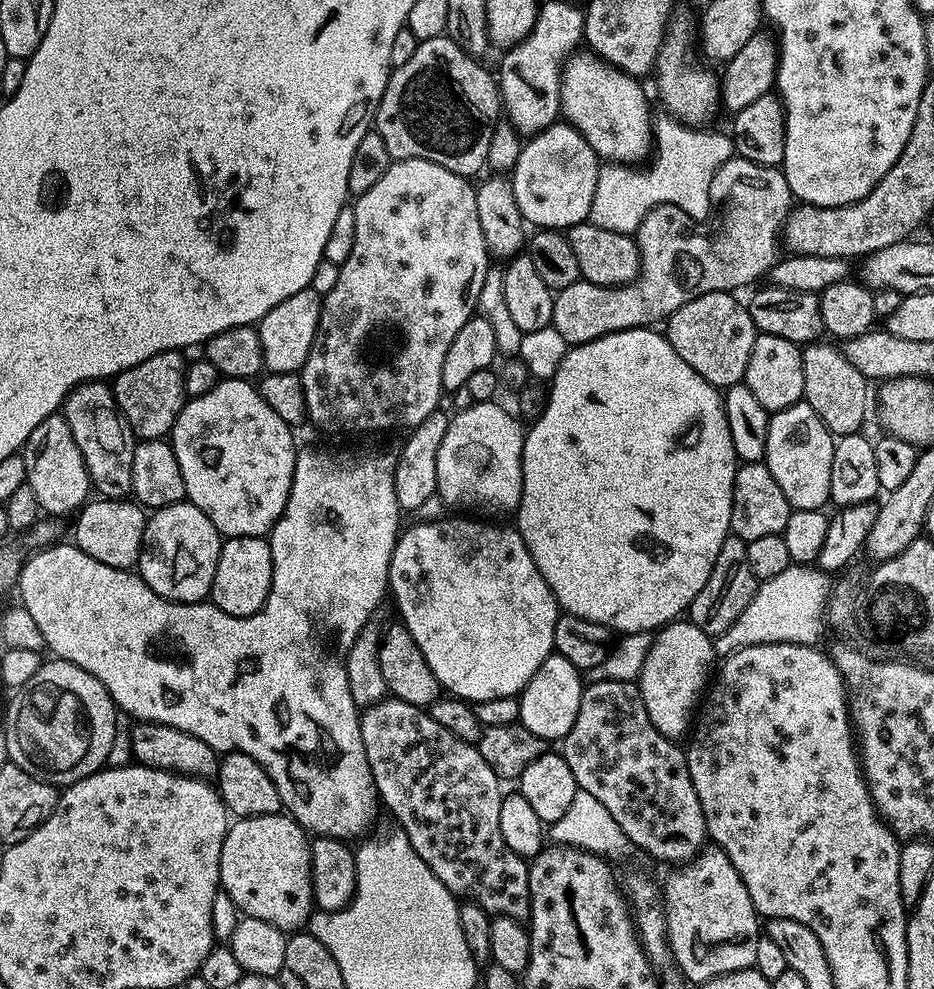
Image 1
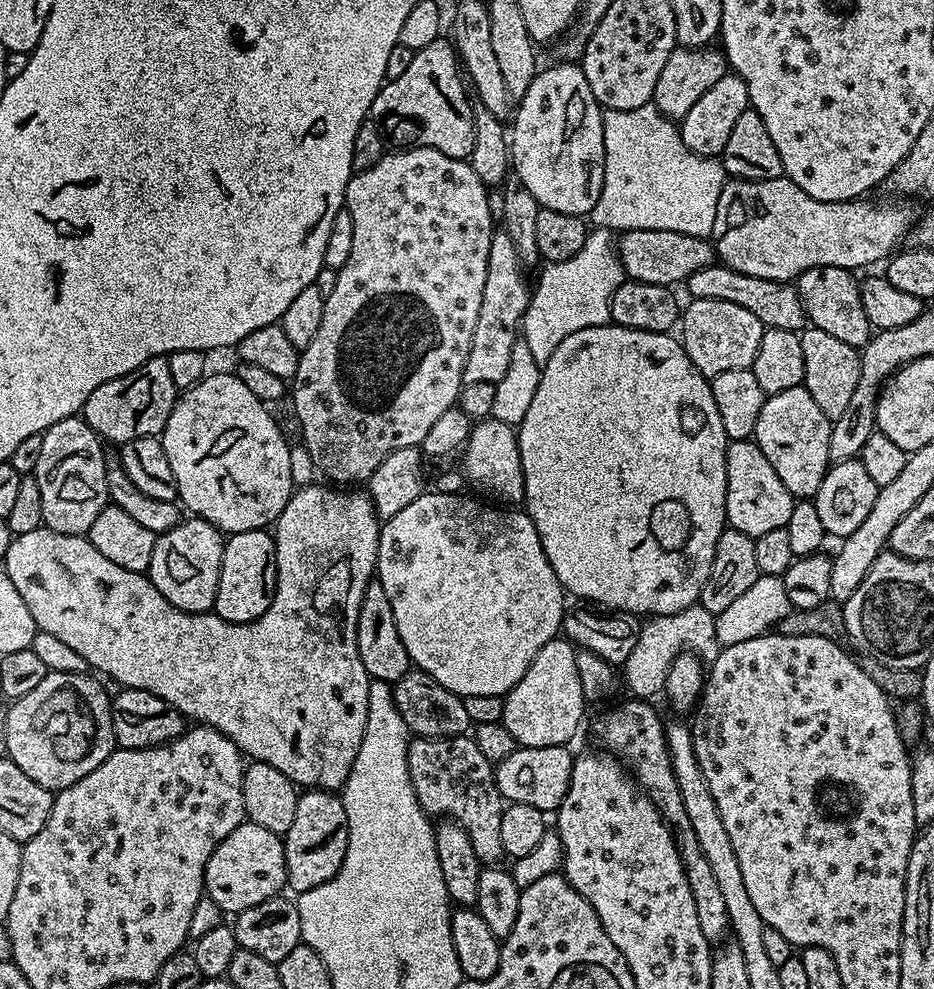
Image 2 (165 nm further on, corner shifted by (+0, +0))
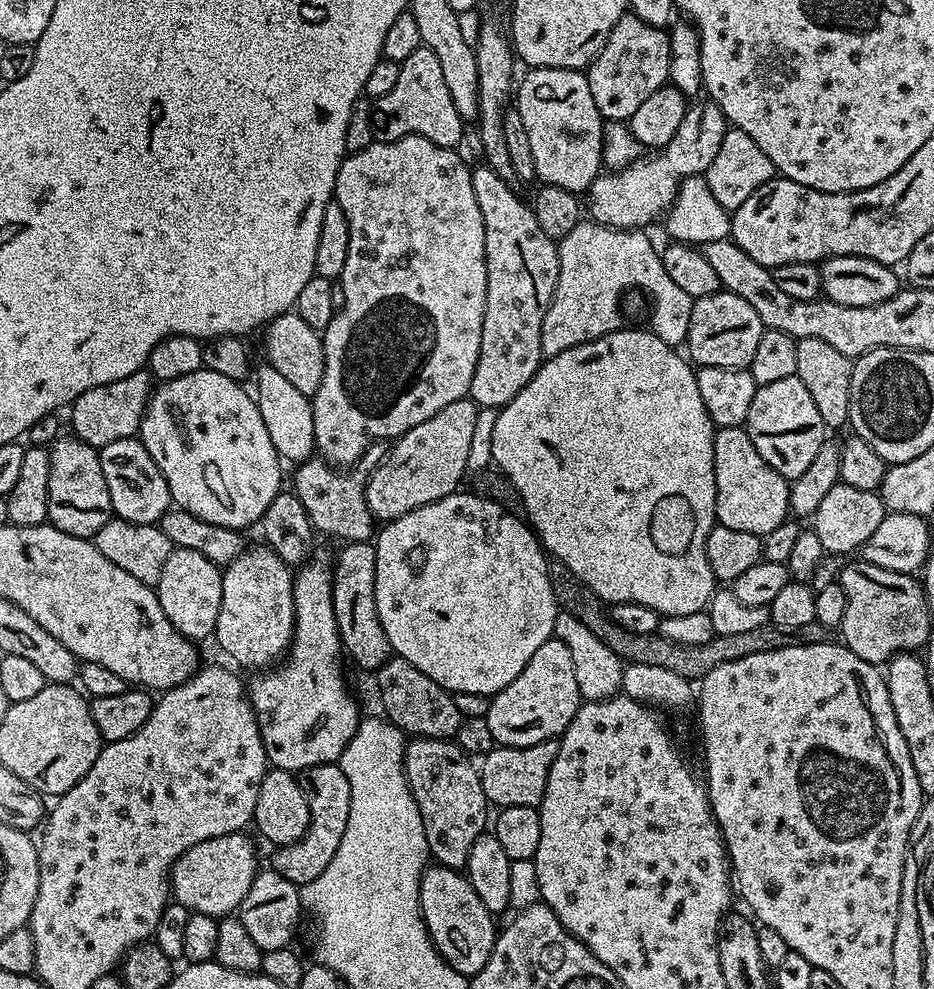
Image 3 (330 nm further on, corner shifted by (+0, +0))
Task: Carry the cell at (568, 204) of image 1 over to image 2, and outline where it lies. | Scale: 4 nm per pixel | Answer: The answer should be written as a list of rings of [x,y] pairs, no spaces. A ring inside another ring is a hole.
[[[559,62],[553,68],[537,71],[536,77],[530,82],[530,90],[514,108],[514,119],[510,124],[510,164],[514,169],[515,179],[520,181],[530,194],[540,203],[541,208],[559,210],[561,214],[574,214],[575,216],[587,217],[594,210],[594,202],[598,202],[598,194],[602,194],[602,178],[604,177],[604,112],[599,102],[590,94],[590,82],[586,82],[586,74],[579,63]]]

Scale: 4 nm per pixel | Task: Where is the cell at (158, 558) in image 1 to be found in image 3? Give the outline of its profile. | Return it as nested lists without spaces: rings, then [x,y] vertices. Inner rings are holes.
[[[173,547],[170,558],[166,558],[166,566],[162,566],[162,578],[154,586],[154,591],[166,618],[188,640],[201,642],[213,635],[218,622],[218,610],[222,610],[222,578],[221,565],[210,562],[198,550],[186,550]]]

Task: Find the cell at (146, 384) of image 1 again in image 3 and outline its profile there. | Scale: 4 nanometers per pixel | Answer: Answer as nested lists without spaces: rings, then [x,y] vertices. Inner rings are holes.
[[[141,370],[126,378],[118,378],[118,382],[110,382],[106,386],[94,386],[94,390],[86,390],[70,405],[72,411],[72,428],[74,436],[84,443],[99,450],[110,442],[127,440],[135,437],[140,430],[144,412],[148,409],[148,400],[154,391],[154,381],[147,371]]]

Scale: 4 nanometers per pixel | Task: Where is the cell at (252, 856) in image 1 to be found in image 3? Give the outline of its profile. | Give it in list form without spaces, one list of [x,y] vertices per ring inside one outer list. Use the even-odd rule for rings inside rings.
[[[243,831],[232,832],[228,836],[215,836],[198,846],[190,846],[174,862],[170,877],[170,896],[175,903],[186,906],[188,911],[207,916],[223,918],[235,913],[258,871],[256,848]]]

